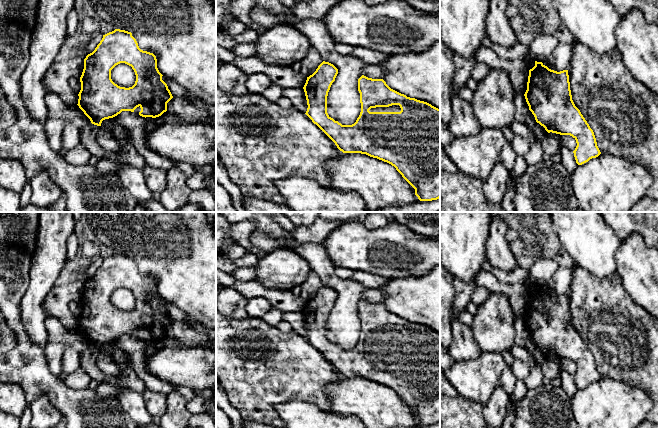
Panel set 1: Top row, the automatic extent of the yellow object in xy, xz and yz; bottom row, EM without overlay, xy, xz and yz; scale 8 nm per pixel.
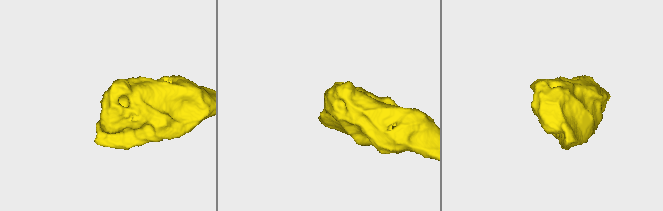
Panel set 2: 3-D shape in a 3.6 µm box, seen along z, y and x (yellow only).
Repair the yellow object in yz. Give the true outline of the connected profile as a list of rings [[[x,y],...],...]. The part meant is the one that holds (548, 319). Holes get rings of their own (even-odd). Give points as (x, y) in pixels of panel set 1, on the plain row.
[[[535,285],[535,290],[529,294],[524,320],[536,346],[548,357],[570,359],[576,364],[577,370],[573,377],[578,389],[601,378],[593,354],[572,324],[568,294],[557,296],[549,293],[542,286]]]

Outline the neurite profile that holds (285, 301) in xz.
[[[237,280],[231,288],[240,292],[247,299],[263,297],[273,308],[282,312],[303,312],[307,304],[306,300],[291,291],[271,289],[257,281]]]

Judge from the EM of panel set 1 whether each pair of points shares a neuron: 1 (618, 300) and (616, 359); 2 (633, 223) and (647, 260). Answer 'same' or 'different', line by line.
1: same
2: different

